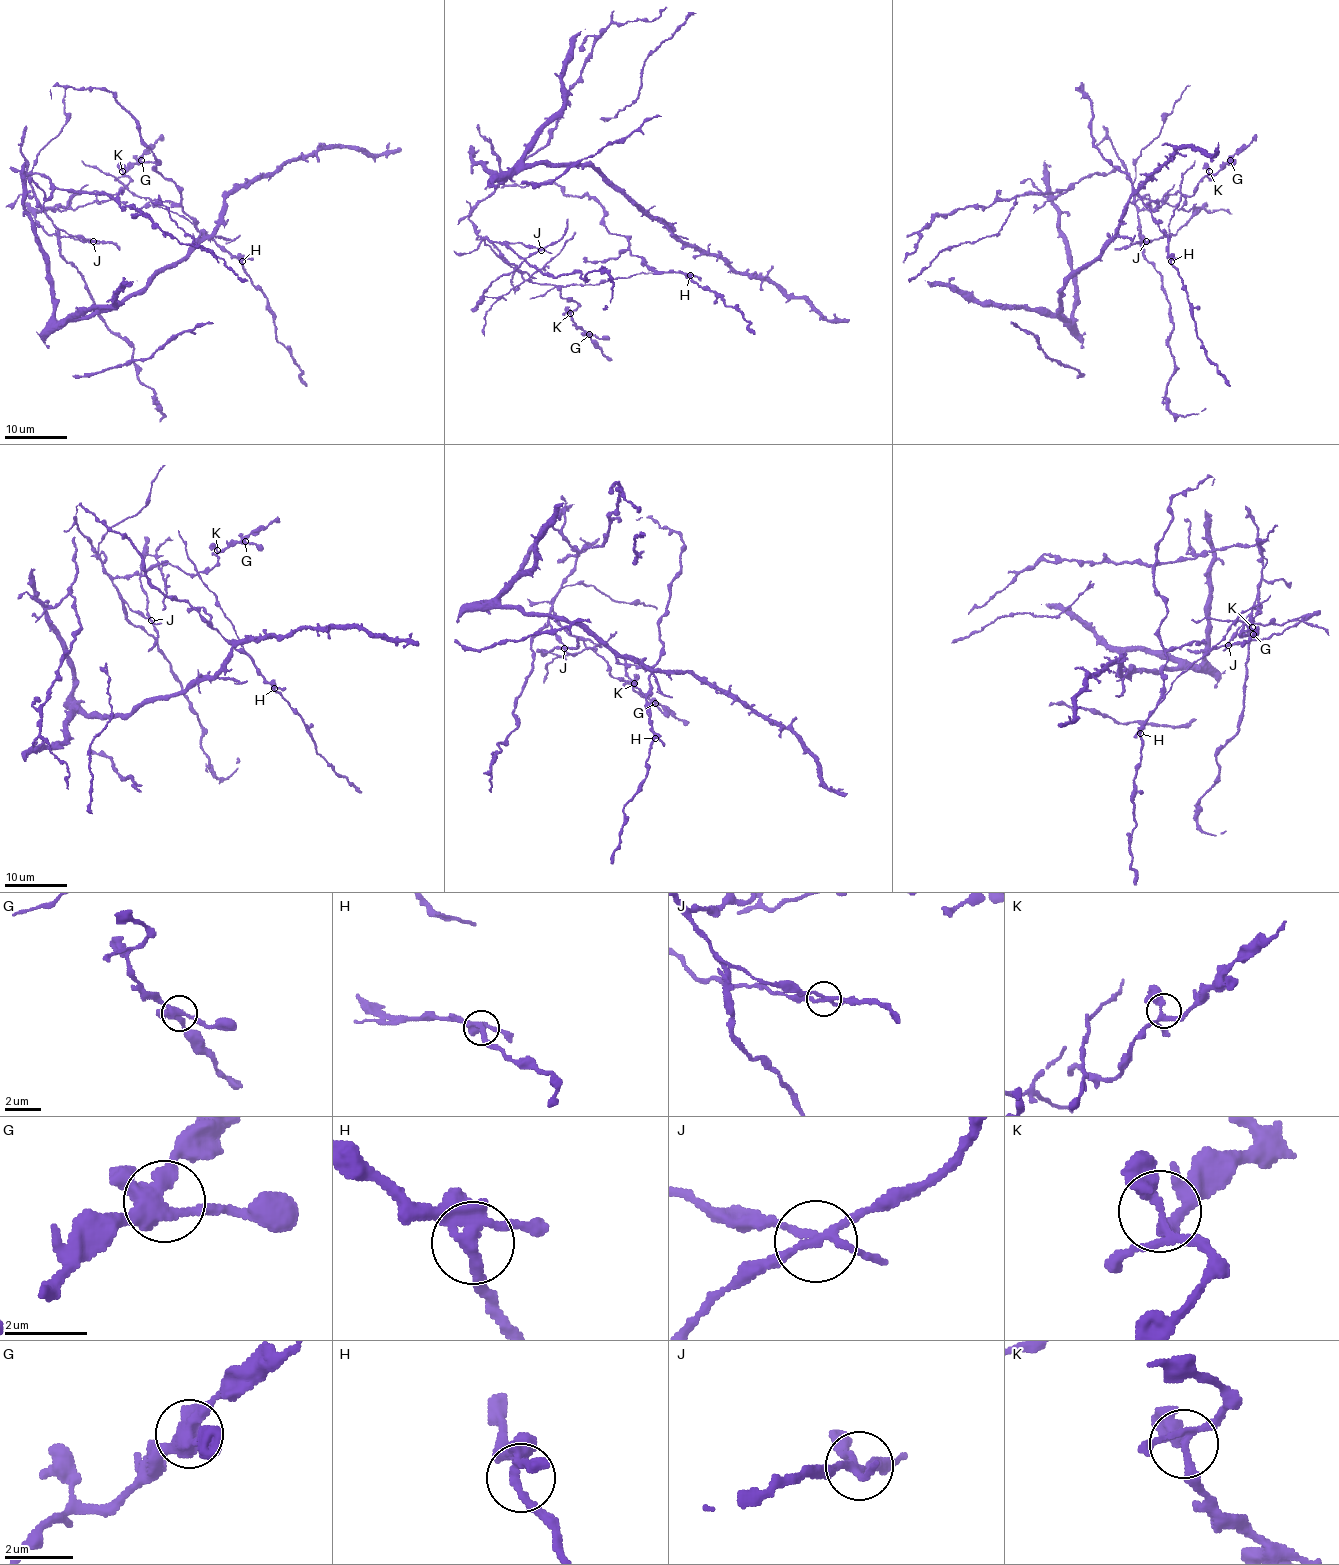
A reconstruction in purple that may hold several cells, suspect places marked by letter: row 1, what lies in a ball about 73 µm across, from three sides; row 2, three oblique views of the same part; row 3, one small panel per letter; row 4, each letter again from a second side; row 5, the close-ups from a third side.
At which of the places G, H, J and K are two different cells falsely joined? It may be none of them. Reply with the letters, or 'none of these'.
J

